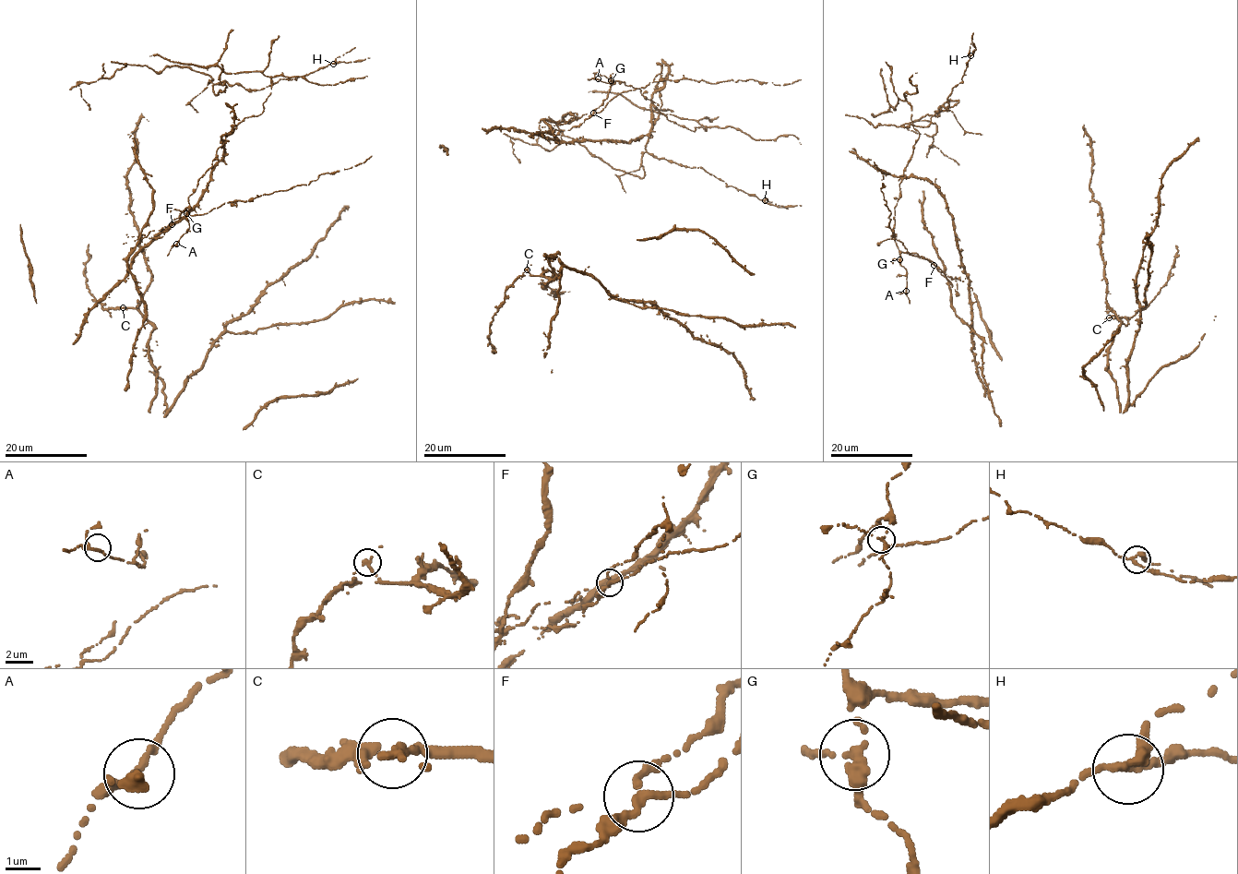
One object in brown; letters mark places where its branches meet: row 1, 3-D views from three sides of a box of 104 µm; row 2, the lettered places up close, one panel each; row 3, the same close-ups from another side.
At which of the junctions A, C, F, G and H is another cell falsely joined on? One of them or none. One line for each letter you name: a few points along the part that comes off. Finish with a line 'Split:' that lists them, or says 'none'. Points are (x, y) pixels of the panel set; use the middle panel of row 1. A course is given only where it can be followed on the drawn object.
F: Course of the part to remove: (593, 113), (600, 112), (622, 92), (663, 79), (709, 83), (749, 78), (779, 85), (801, 79)
Split: F

